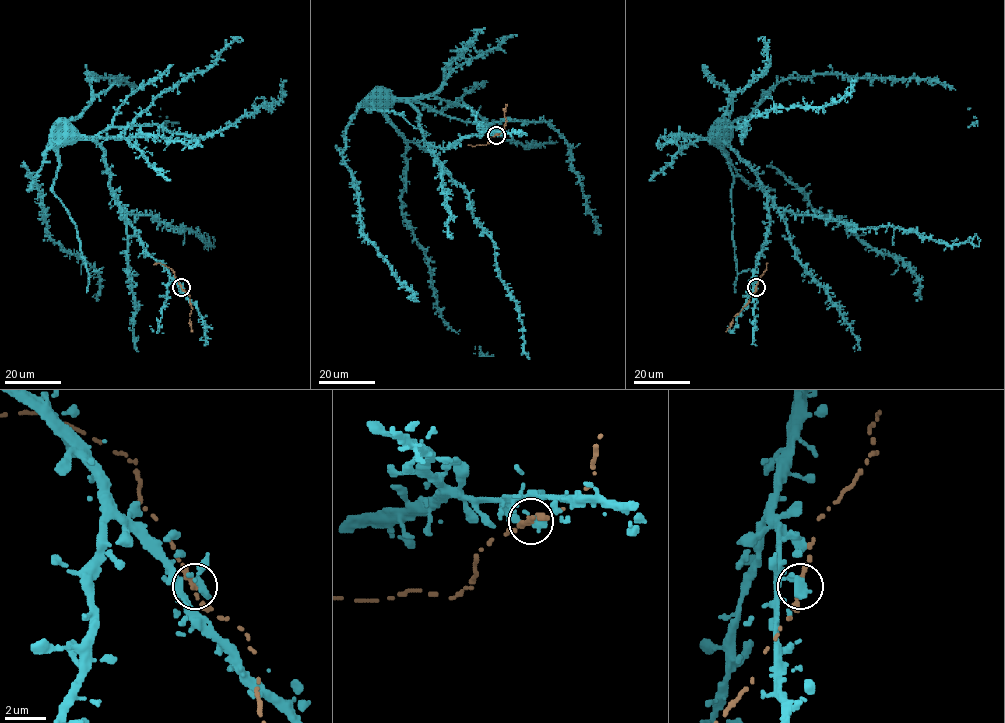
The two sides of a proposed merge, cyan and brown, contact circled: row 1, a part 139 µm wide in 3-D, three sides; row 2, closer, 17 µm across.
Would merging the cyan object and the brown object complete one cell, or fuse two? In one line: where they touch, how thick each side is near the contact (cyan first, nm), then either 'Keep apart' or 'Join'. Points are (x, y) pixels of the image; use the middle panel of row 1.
Place: (496, 135). Thickness 480 nm (cyan) against 240 nm. Join

